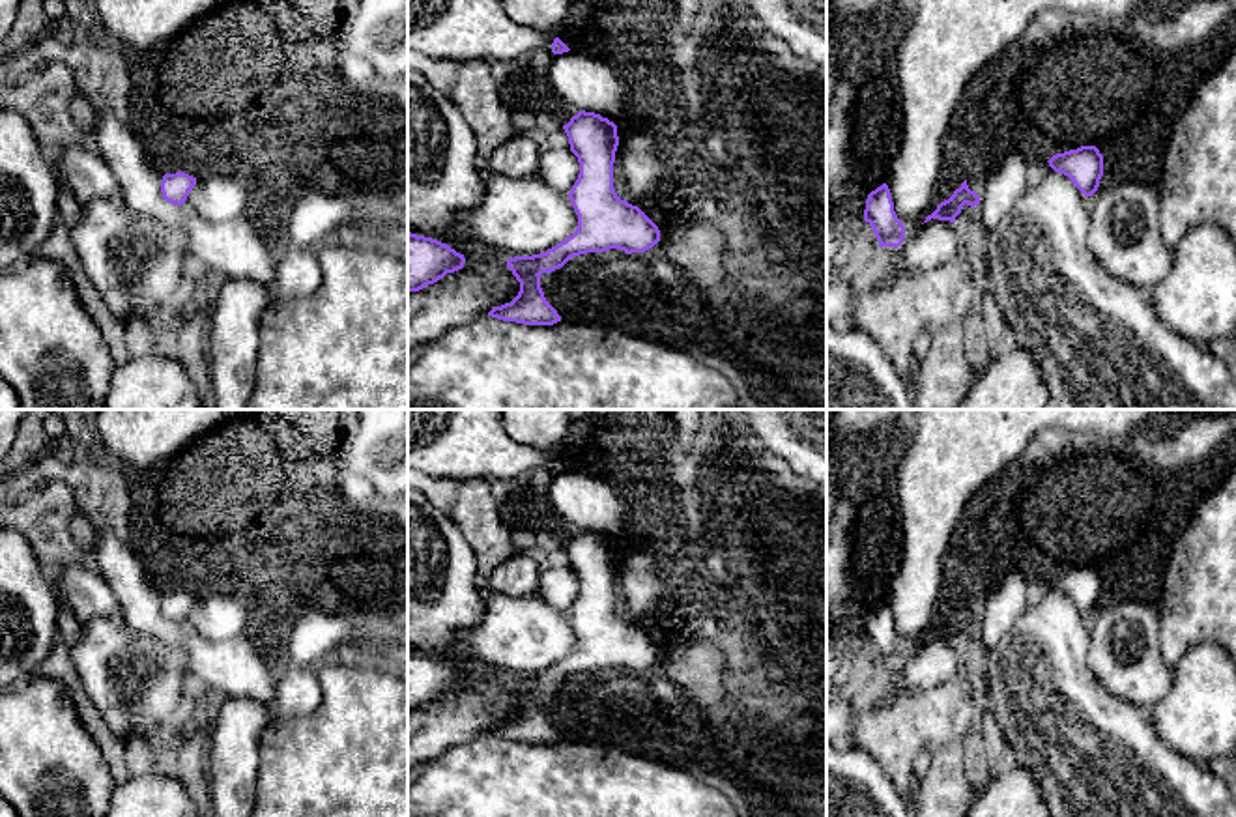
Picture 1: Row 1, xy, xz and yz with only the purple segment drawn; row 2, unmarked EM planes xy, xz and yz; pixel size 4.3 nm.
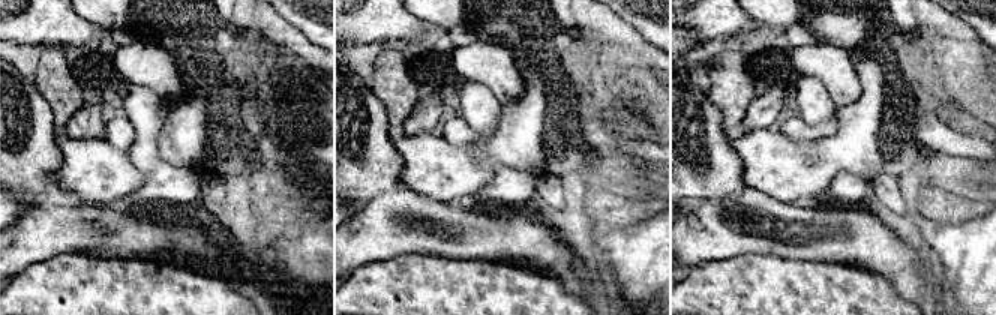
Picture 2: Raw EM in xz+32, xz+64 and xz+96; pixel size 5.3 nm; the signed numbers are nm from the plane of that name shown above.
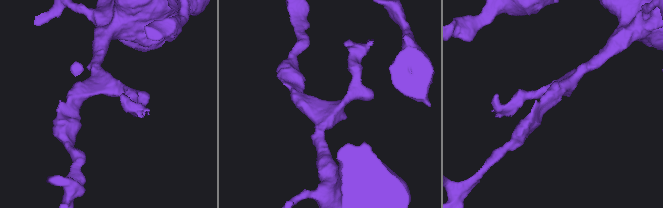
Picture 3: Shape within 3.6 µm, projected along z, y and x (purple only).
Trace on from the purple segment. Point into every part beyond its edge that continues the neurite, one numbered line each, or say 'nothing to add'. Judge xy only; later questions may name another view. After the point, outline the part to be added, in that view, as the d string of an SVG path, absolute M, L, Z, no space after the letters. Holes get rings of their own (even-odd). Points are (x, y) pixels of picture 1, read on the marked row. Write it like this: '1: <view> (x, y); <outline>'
nothing to add

